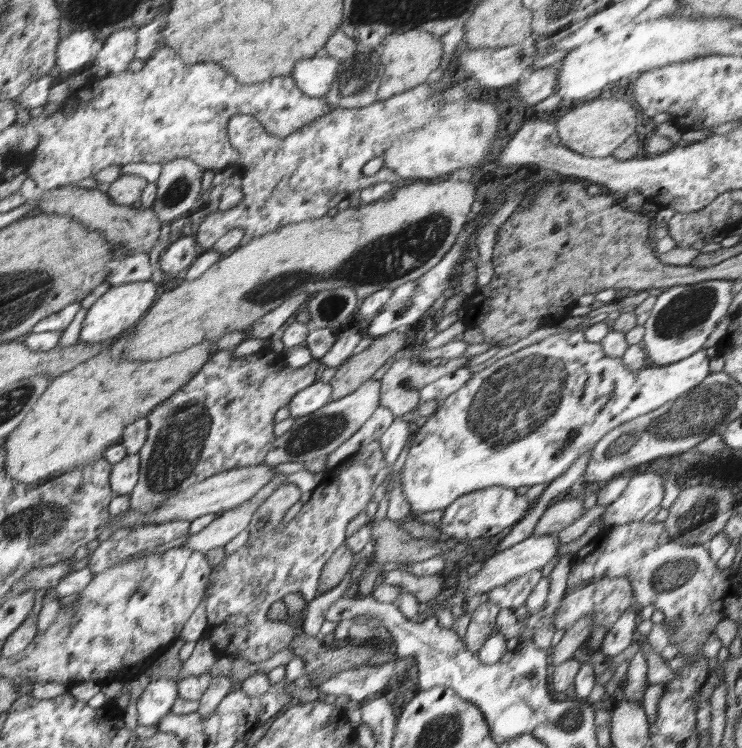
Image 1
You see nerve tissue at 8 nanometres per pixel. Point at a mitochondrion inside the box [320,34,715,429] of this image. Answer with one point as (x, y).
(355, 80)

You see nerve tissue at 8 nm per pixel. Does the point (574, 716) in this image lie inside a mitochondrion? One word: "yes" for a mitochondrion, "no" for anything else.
yes

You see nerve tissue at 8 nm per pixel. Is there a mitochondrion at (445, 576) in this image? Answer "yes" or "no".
no

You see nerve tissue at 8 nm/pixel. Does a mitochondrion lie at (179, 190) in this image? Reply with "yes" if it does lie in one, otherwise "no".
yes

